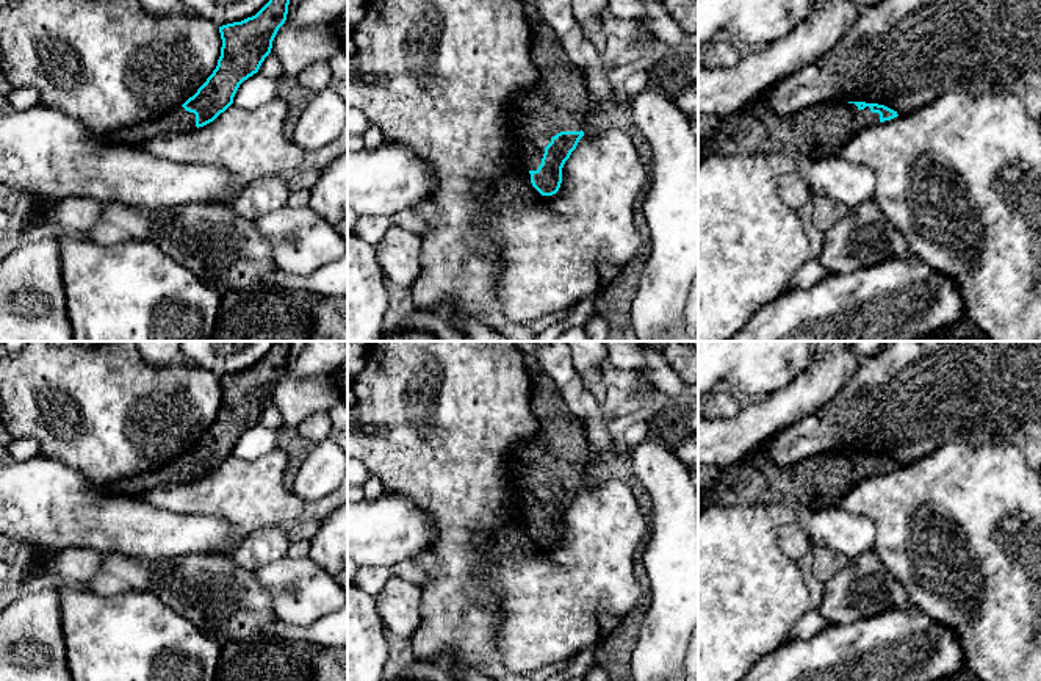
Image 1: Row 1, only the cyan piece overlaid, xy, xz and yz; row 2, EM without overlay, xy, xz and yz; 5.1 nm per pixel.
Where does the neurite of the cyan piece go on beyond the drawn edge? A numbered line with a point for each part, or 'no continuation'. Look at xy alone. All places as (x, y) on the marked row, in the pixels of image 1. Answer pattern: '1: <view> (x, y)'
1: xy (180, 119)

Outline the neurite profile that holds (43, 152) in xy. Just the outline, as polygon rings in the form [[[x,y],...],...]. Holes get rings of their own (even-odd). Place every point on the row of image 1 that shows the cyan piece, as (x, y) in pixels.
[[[41,102],[25,111],[11,105],[0,110],[0,186],[11,193],[33,194],[39,204],[86,197],[139,208],[221,205],[240,191],[233,177],[222,168],[172,163],[141,147],[110,144],[105,135],[88,132],[81,122]]]

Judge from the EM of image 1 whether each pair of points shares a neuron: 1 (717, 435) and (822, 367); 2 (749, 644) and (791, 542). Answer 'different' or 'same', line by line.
1: same
2: different

